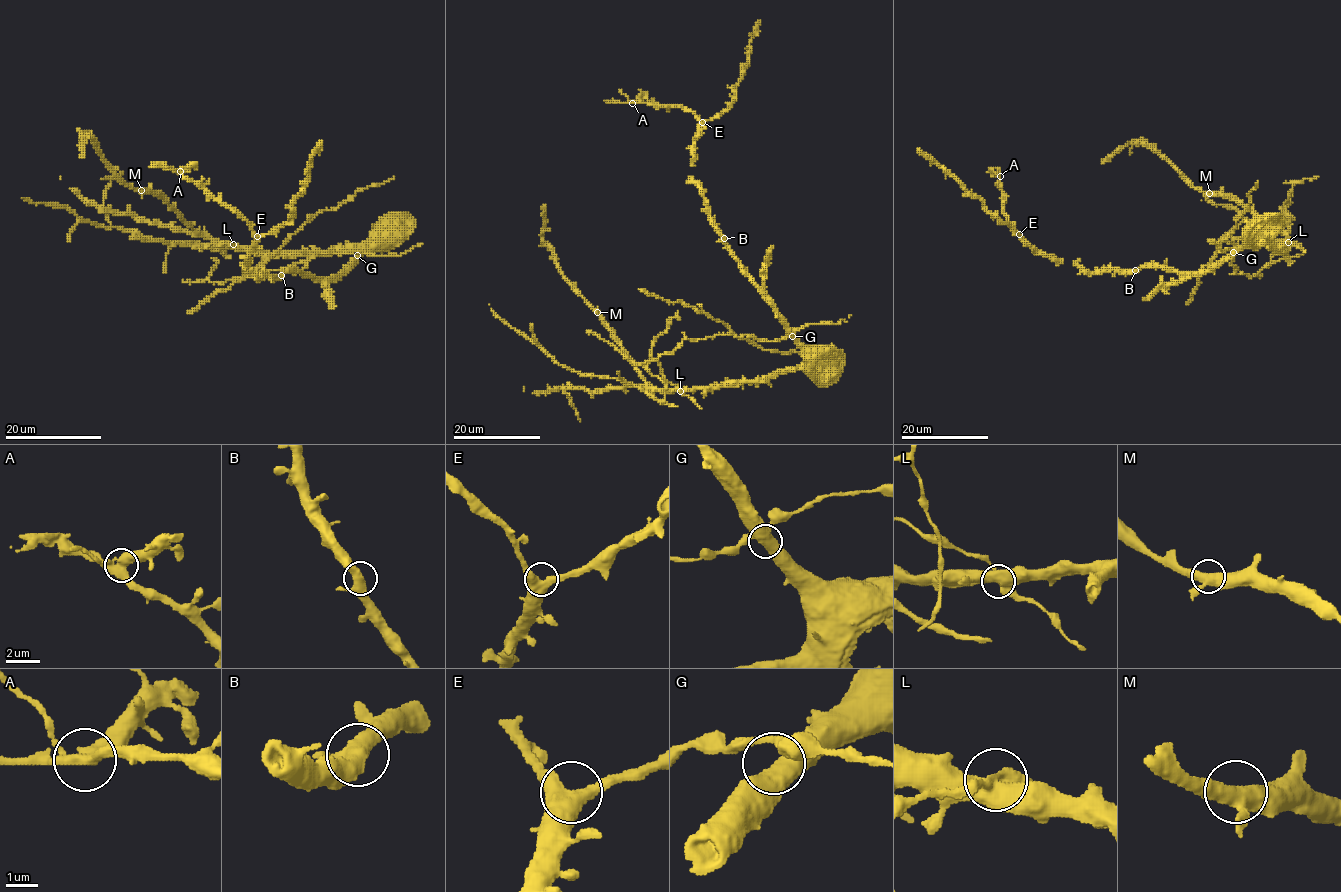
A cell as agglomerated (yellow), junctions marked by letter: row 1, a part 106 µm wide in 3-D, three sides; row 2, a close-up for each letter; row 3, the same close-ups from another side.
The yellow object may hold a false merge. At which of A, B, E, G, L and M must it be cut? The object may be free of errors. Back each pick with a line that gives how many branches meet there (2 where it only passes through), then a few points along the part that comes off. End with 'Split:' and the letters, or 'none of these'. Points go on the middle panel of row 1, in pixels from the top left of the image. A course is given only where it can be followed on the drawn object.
A: branches 4; course (633, 103), (642, 96), (648, 101)
Split: A

